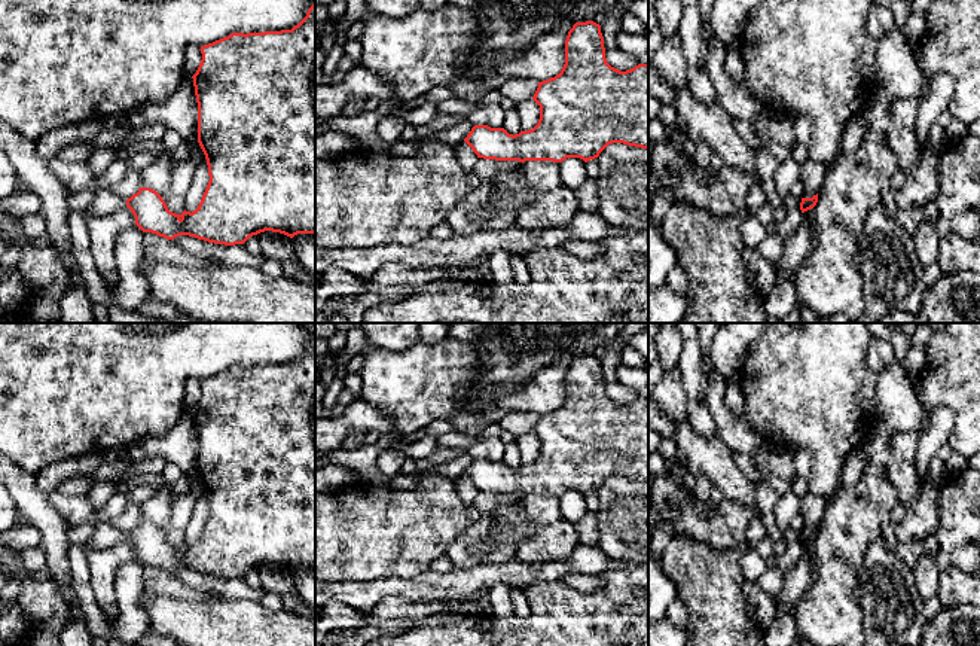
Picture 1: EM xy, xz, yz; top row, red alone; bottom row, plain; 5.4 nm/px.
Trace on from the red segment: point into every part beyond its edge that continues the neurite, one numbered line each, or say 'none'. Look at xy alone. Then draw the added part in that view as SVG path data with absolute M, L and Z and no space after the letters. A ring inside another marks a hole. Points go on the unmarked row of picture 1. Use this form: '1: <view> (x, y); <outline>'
none

